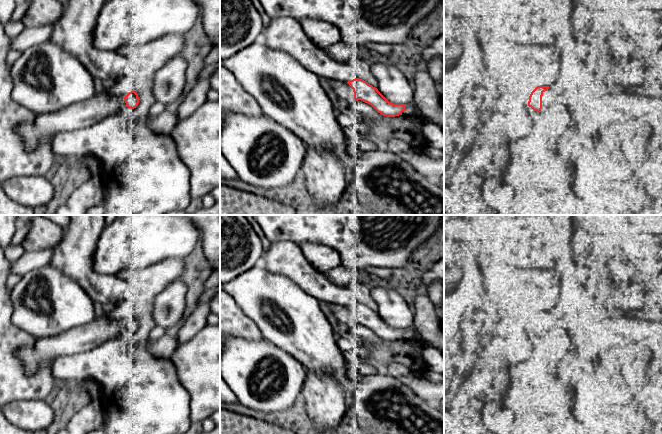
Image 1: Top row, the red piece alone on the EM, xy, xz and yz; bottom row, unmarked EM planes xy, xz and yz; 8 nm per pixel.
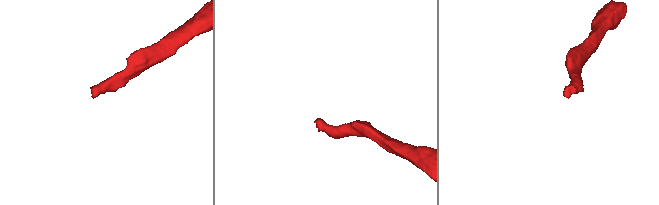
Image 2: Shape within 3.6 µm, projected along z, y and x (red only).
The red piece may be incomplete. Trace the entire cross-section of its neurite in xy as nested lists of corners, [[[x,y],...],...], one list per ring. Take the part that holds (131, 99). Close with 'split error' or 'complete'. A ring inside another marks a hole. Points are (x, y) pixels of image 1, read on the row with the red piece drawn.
[[[137,92],[125,97],[108,93],[95,94],[89,100],[73,103],[59,111],[35,114],[30,123],[21,123],[17,131],[28,151],[41,143],[47,144],[58,133],[74,131],[91,126],[107,116],[119,113],[125,106],[134,109],[139,104]]]; split error

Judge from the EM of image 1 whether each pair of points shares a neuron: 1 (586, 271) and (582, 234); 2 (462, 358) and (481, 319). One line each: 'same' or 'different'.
1: same
2: same

